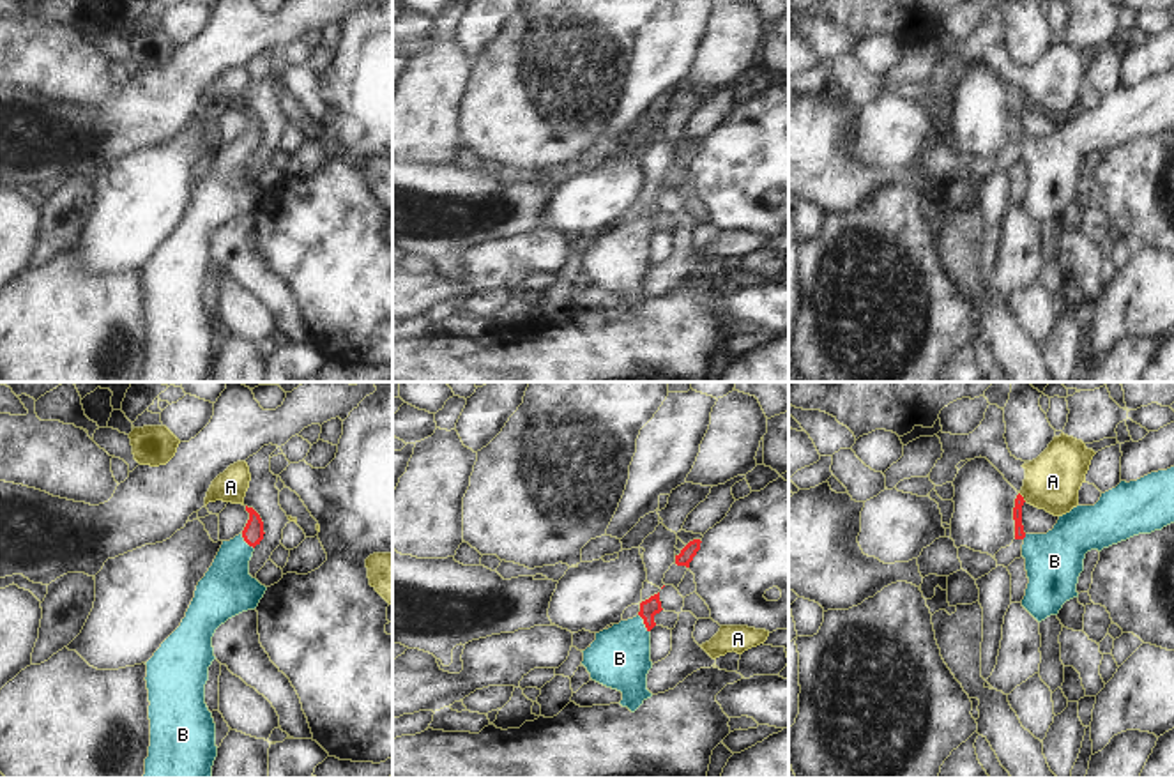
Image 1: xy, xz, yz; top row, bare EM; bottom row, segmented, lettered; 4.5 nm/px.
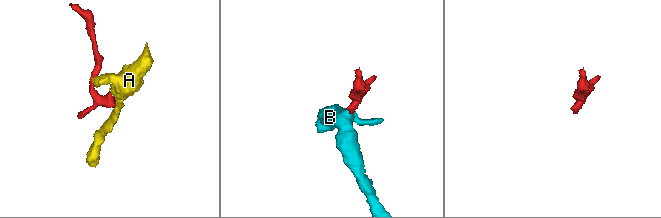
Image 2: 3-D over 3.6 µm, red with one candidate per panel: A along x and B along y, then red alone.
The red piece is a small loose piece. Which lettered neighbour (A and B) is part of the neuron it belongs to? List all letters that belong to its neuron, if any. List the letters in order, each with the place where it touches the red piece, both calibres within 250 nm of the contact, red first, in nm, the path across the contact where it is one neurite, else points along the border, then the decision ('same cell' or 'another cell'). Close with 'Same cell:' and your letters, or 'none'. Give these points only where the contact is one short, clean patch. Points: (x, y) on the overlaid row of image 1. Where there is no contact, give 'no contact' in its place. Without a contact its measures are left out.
A: contact yz (1022, 497); calibres 50 and 260 nm; border yz (1019, 492), (1026, 501); another cell
B: contact xz (644, 623); calibres 80 and 280 nm; way xz (653, 605), (644, 623), (619, 658); same cell
Same cell: B

